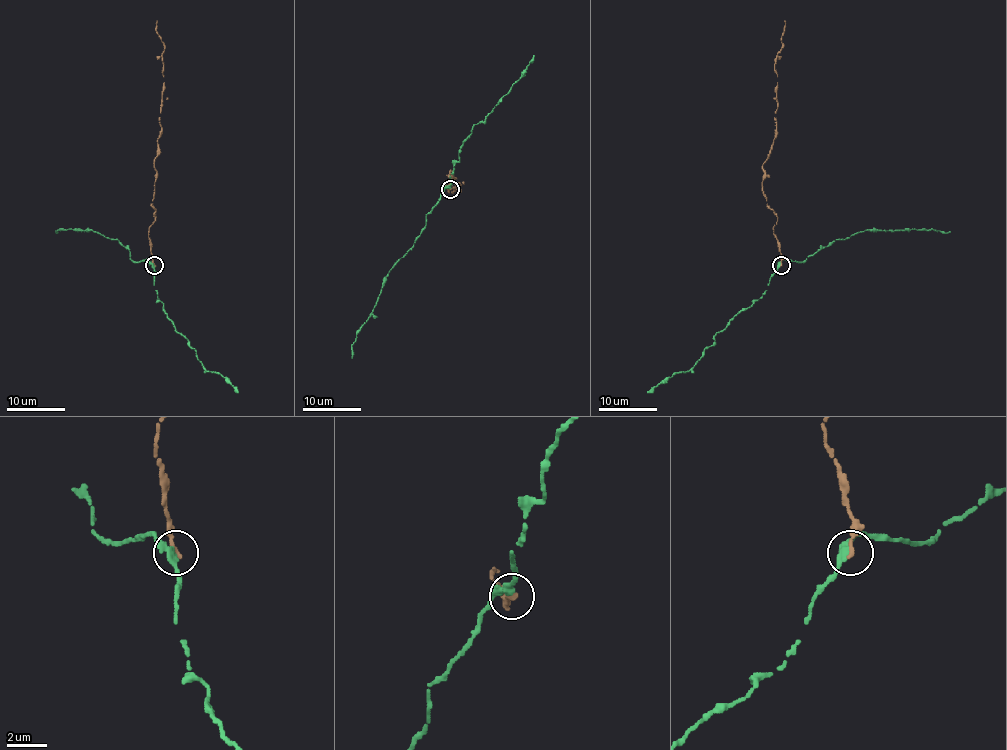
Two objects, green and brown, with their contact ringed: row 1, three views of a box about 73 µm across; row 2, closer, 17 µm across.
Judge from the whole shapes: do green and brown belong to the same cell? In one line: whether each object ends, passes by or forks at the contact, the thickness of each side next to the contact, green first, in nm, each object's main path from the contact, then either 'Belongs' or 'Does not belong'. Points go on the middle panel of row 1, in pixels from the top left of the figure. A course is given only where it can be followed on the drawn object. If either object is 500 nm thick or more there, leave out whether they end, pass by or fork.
At the ring green passes by. At the ring brown ends. Thickness 360 nm (green) against 220 nm. Course of green: (450, 188), (460, 145), (475, 124), (484, 122), (534, 55). Course of brown: (450, 189), (444, 182), (450, 185), (450, 170), (453, 182), (460, 185), (460, 191), (453, 192). Does not belong

